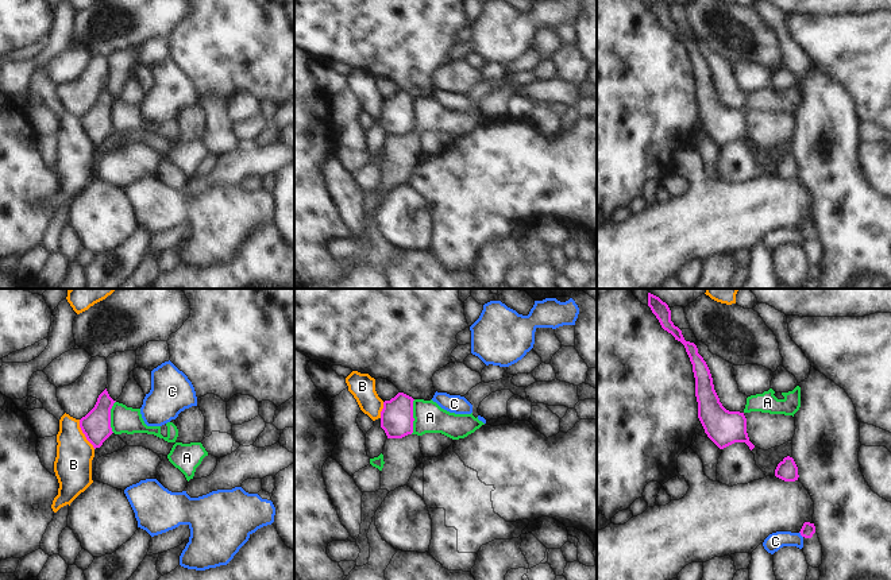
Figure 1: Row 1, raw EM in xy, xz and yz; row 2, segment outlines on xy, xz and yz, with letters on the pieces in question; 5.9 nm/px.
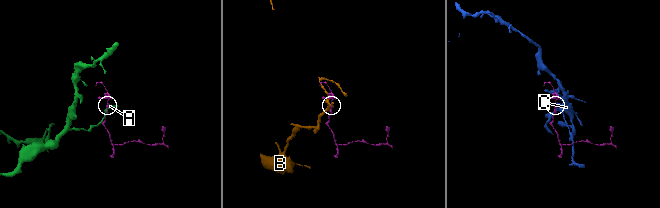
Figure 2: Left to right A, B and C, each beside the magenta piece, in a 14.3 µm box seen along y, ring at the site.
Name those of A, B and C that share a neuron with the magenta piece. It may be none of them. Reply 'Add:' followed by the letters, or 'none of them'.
Add: none of them

